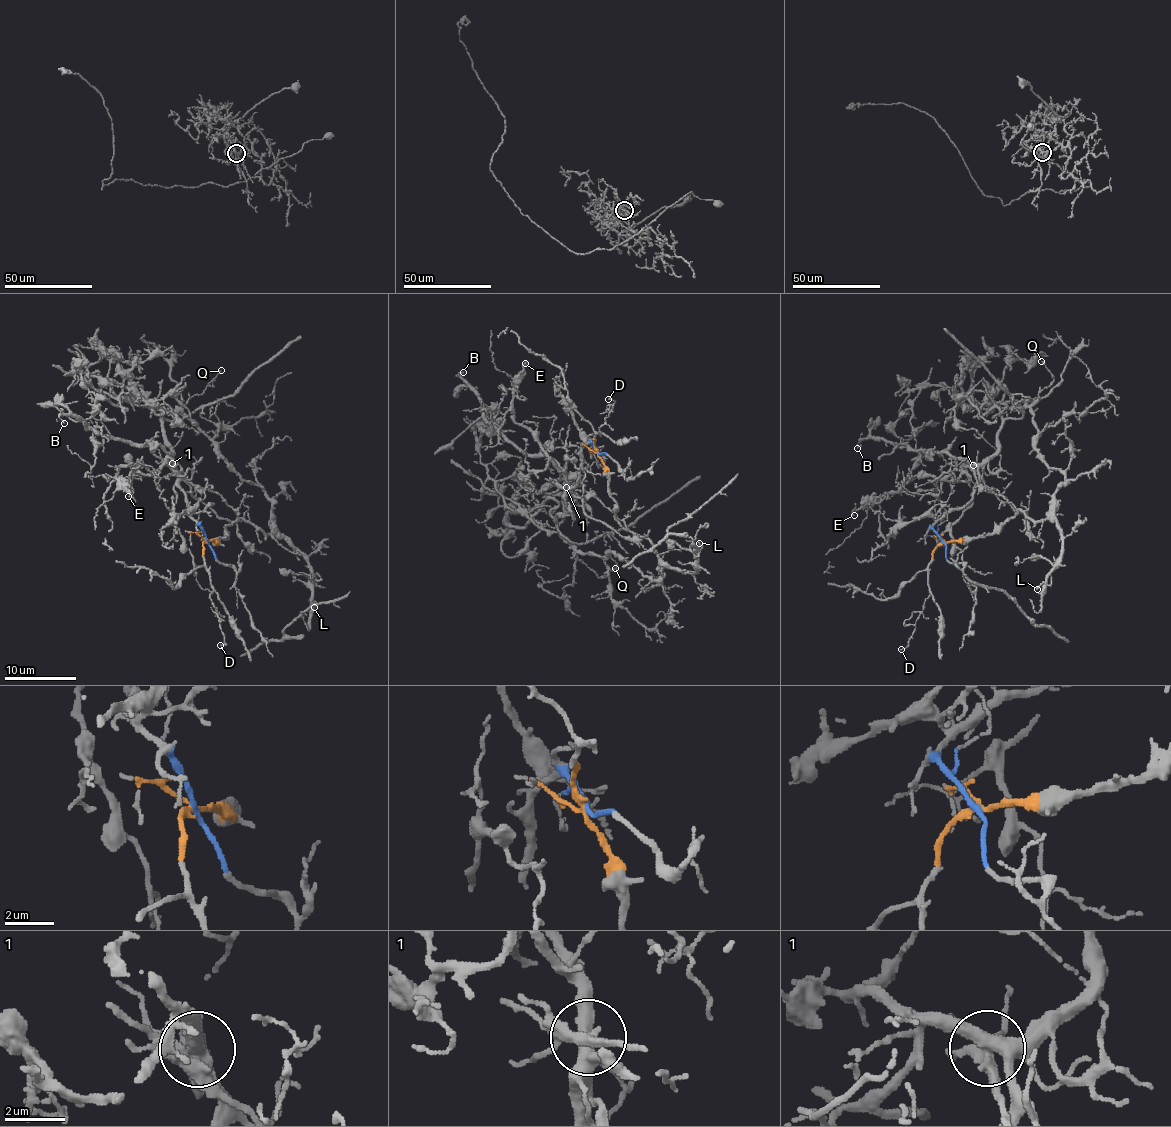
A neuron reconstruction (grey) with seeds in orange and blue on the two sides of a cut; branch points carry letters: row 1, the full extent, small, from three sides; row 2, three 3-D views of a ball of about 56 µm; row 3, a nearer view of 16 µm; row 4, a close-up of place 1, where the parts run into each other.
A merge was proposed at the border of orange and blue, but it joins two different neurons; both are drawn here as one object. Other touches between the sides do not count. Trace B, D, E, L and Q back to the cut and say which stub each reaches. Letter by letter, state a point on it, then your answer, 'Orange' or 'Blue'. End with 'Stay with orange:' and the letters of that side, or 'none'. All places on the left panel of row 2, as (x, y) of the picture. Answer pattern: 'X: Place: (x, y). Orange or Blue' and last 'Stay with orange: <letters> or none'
B: Place: (64, 423). Blue
D: Place: (220, 645). Orange
E: Place: (128, 496). Blue
L: Place: (314, 607). Orange
Q: Place: (221, 370). Orange
Stay with orange: D, L, Q

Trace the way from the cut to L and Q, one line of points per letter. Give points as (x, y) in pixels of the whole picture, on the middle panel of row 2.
L: (598, 451), (615, 518), (624, 528), (651, 543), (669, 564), (689, 573), (696, 571), (698, 542)
Q: (598, 451), (615, 518), (652, 546), (659, 577), (652, 579), (612, 553), (576, 552), (599, 577), (616, 568)

